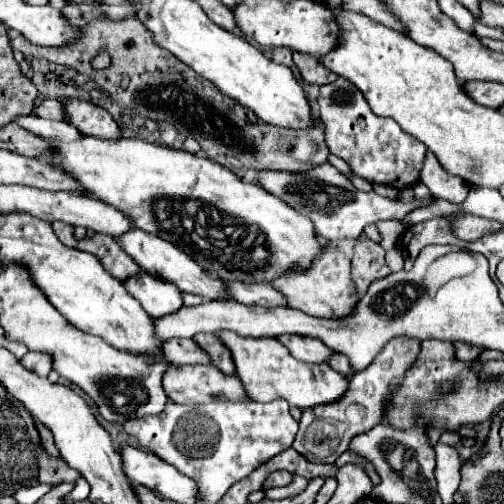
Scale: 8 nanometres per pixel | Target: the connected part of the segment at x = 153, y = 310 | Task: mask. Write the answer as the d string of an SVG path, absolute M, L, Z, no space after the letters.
M141 273L135 275L127 281L123 281L127 291L139 299L139 303L143 305L143 309L153 317L163 317L169 313L175 313L183 307L183 299L181 299L181 291L179 287L153 277L149 273Z

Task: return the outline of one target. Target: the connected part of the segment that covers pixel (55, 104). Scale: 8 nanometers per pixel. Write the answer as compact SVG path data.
M45 99L39 107L35 107L35 113L39 117L45 117L45 119L53 119L53 121L67 121L67 113L65 113L65 107L61 101L57 99Z

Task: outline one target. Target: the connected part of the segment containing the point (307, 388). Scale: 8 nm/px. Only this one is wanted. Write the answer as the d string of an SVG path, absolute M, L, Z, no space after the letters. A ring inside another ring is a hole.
M219 331L217 335L233 353L237 377L243 381L253 401L271 403L273 399L285 399L299 409L311 409L321 403L335 403L335 399L341 399L347 391L349 381L345 375L337 373L327 363L299 363L277 337L239 337L231 331Z

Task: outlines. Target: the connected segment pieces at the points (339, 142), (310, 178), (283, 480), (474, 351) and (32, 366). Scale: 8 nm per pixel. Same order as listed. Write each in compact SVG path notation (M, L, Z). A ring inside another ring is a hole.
M337 77L335 83L323 85L317 103L329 151L347 161L355 175L369 183L381 183L395 189L405 189L419 181L427 147L413 135L407 135L393 119L377 117L363 93L351 81Z
M325 163L319 165L307 173L279 173L279 171L259 171L261 185L271 193L283 199L287 205L291 205L295 211L307 215L319 237L335 241L343 237L357 239L363 229L371 223L377 221L387 221L387 219L397 219L401 221L405 215L409 215L417 207L429 207L433 203L433 197L429 201L417 201L411 199L409 203L399 201L399 199L387 199L377 195L375 191L363 193L351 185L351 181L341 175L333 165Z
M273 471L273 473L265 479L263 489L269 489L269 487L283 487L283 485L291 483L291 479L293 479L293 475L287 473L287 471Z
M457 341L457 343L455 343L455 355L457 355L457 359L461 359L461 361L465 361L465 363L475 361L483 351L485 351L483 347L473 347L473 345L463 343L463 341Z
M29 351L29 353L21 359L21 363L23 363L23 367L27 367L27 369L33 371L33 373L37 373L39 377L47 377L49 371L53 369L53 367L51 367L51 363L53 363L51 355L47 355L47 353L37 353L37 351Z

